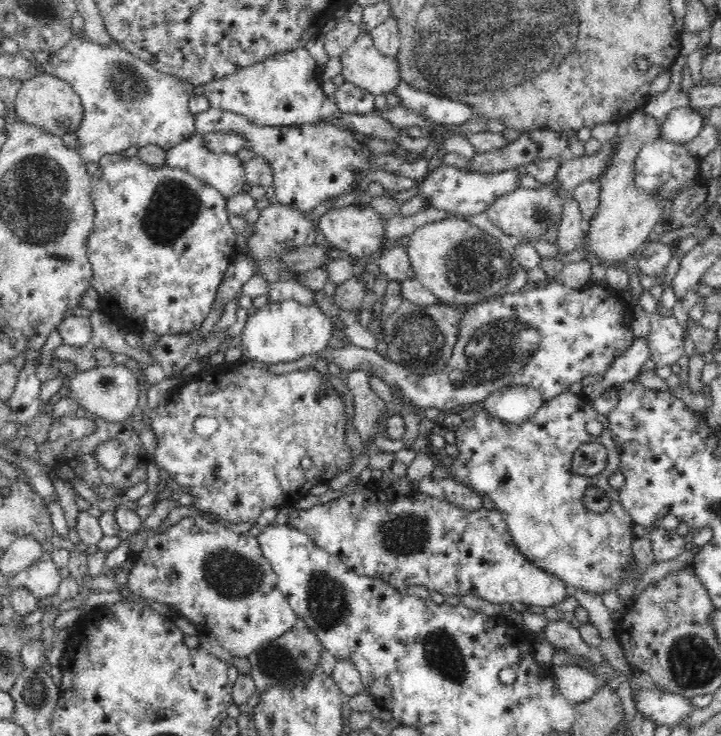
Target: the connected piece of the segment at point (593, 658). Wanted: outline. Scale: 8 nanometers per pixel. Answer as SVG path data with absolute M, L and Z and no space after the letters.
M548 621L543 631L552 645L562 647L566 651L582 655L590 659L592 665L598 667L602 678L600 680L616 680L614 671L604 662L598 650L590 648L581 637L579 629L572 627L571 623L564 621Z

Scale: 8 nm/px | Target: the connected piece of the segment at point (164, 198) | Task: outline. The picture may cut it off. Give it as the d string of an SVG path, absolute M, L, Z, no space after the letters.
M108 154L98 161L97 171L91 176L91 201L95 207L95 220L93 229L87 242L87 257L94 271L92 286L96 287L99 298L102 300L98 310L107 314L120 327L139 333L142 330L152 330L157 335L163 336L180 334L180 331L190 333L198 329L202 321L211 311L216 291L228 265L236 258L236 235L229 221L227 211L227 199L223 197L213 186L201 183L188 171L176 167L152 166L144 163L136 154Z

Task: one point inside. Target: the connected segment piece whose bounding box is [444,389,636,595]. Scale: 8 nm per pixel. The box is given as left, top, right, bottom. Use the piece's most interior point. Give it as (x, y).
(525, 469)

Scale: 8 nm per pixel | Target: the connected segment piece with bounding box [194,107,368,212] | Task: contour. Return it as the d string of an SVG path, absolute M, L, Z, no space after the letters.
M210 107L201 113L196 113L195 131L200 136L207 136L209 133L227 133L238 135L245 138L245 148L250 149L255 156L265 158L273 168L273 186L275 187L275 195L278 203L282 203L300 209L304 212L310 212L310 208L318 206L326 196L332 194L342 194L348 184L352 182L352 174L356 168L364 166L364 158L368 154L368 148L363 143L358 144L354 133L345 130L339 124L334 124L333 121L316 121L310 124L294 124L290 126L260 126L254 125L244 115L236 114L232 111L218 110Z

